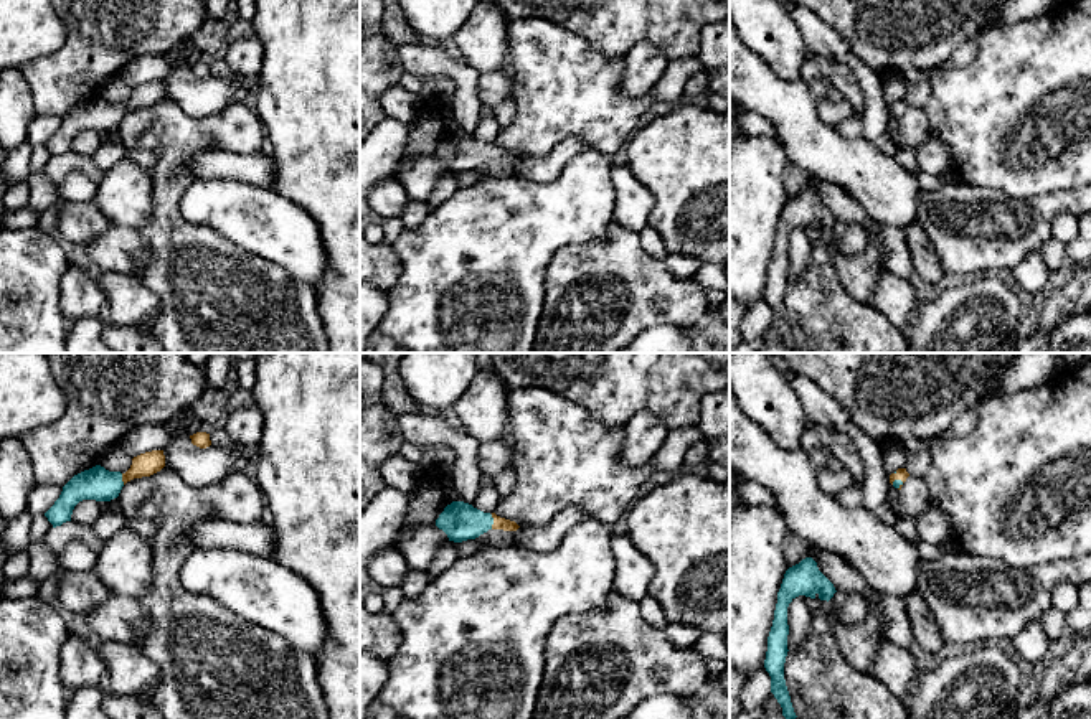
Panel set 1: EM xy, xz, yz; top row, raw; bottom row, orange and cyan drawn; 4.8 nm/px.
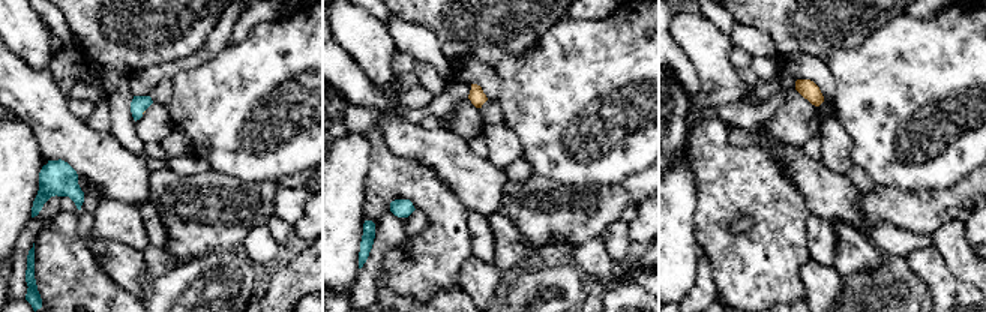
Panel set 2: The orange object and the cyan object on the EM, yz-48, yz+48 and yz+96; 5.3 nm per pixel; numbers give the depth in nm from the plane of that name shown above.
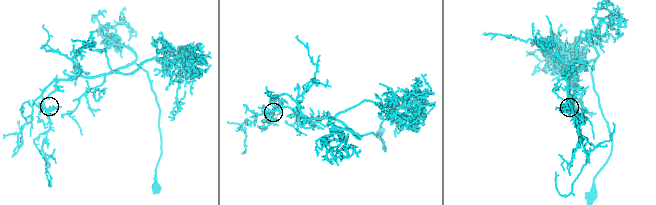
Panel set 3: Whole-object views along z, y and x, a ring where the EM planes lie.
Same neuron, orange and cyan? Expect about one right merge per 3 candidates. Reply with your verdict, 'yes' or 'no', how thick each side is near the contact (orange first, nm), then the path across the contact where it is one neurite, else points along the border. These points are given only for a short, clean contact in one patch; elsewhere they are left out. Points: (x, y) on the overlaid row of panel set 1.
yes | 60/190 nm | across xz (499, 523), (494, 521), (461, 521)

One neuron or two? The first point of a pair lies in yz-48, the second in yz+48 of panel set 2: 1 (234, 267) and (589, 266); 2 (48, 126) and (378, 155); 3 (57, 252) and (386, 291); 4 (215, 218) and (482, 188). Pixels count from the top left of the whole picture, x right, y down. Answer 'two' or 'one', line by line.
1: two
2: two
3: one
4: two

